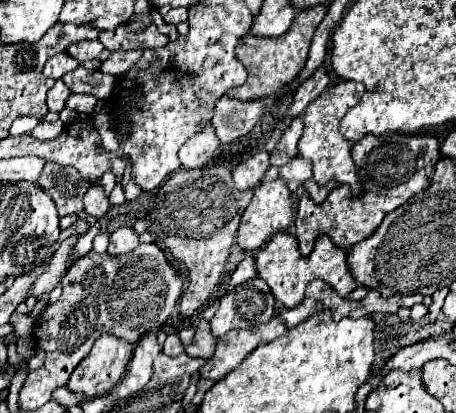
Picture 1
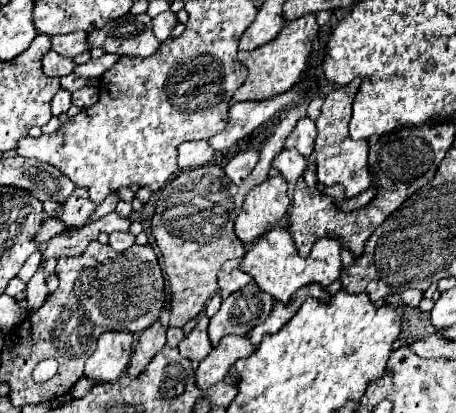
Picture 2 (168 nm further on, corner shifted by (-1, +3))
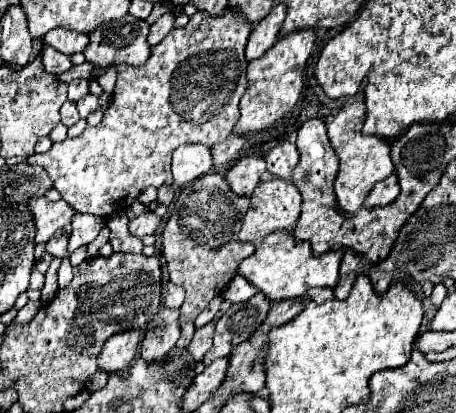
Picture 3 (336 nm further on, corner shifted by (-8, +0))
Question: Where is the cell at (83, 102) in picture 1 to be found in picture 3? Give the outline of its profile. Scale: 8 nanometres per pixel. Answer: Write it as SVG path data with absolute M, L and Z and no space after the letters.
M88 93L84 99L80 99L80 101L78 101L80 117L86 117L88 113L92 113L92 111L100 109L100 103L98 103L98 101L100 101L100 99L98 99L96 95L92 95L92 93Z

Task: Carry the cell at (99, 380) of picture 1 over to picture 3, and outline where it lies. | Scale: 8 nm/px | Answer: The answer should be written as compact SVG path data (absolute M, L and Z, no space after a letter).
M124 331L112 335L98 355L98 369L122 375L124 371L130 369L130 363L138 353L138 343L140 343L138 331Z

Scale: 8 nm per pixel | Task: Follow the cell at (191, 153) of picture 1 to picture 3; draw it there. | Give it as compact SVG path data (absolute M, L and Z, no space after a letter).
M198 143L180 145L172 155L172 175L176 185L192 183L192 179L210 173L212 169L212 151Z

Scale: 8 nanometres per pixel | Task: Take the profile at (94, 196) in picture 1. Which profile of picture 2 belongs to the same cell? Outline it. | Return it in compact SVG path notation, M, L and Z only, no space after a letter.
M75 188L73 194L61 204L61 212L57 218L69 228L69 226L83 226L91 212L95 210L93 202L89 200L89 194L85 188Z

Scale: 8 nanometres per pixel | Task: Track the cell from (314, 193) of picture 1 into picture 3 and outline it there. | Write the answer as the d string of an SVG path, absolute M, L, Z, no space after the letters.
M392 173L390 177L386 177L384 181L380 181L372 191L370 195L366 197L364 201L364 207L384 207L388 203L392 203L400 193L400 187L398 187L398 179L396 175Z

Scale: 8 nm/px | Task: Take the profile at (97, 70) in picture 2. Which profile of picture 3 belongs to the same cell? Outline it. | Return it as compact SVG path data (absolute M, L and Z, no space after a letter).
M82 63L82 65L74 65L70 71L58 75L56 79L64 81L64 83L70 83L70 81L76 81L76 79L92 79L96 73L96 67L92 63Z

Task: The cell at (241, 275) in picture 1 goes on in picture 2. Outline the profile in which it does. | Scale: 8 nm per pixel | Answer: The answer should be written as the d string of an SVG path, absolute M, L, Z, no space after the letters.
M229 260L229 262L225 262L223 268L221 268L221 272L219 272L219 290L221 290L223 298L231 296L233 292L237 292L239 288L243 288L245 284L251 282L251 276L245 274L239 268L239 262L241 260Z

